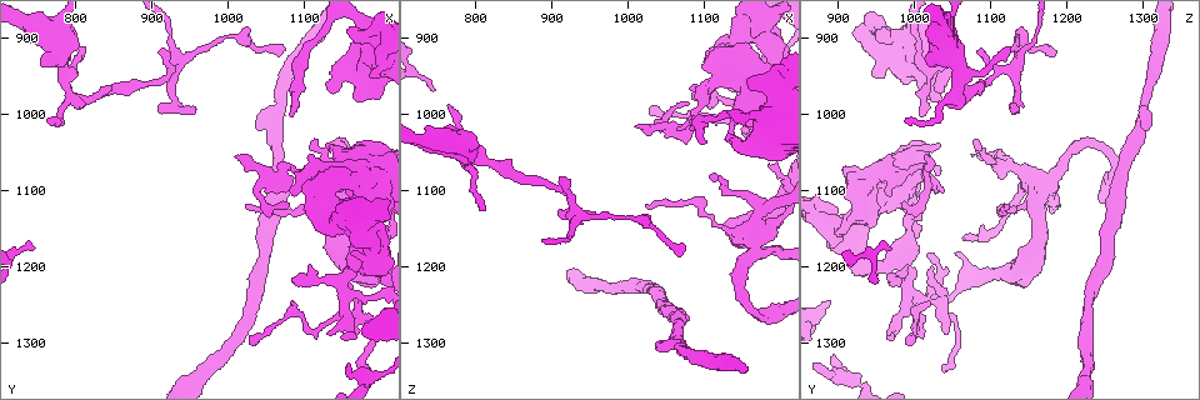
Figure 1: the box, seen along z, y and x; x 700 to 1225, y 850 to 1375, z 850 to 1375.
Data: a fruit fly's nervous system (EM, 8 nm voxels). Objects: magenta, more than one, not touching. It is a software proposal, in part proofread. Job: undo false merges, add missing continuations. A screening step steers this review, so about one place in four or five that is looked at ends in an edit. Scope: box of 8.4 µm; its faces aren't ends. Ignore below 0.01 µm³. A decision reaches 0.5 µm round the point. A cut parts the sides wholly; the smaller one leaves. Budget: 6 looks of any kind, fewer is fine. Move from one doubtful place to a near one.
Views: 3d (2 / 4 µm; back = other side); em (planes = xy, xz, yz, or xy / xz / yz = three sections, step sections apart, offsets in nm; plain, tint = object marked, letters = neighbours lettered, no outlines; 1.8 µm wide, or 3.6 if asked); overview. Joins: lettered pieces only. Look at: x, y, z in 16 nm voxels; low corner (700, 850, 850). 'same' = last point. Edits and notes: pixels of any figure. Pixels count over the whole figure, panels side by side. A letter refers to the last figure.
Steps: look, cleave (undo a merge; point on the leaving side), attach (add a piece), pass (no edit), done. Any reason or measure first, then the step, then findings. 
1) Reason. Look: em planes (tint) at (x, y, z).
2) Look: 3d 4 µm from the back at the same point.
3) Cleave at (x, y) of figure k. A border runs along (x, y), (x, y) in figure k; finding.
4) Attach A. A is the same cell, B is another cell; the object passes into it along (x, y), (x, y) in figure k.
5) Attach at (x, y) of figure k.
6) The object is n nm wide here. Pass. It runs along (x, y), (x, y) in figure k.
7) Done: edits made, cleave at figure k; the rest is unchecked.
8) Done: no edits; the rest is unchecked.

Abrupt turn. Look: em xy step 16 (tint) at (1135, 1145, 915).

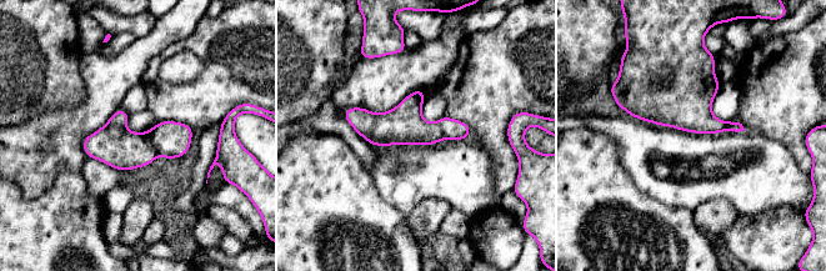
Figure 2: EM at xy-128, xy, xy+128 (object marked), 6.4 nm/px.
Look: em xz step 4 (letters) at the same point.

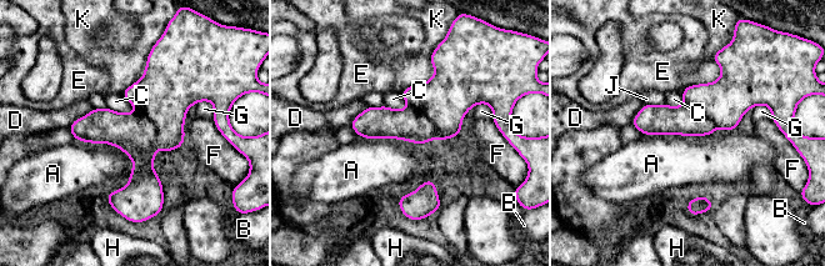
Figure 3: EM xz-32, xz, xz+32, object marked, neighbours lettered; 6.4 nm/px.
Pass. A, B, C, D, E, F, G, H, J and K are other cells; it runs along (149, 61), (143, 189), (124, 209) in figure 3; one neuron here.

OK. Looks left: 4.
Free end. Look: 3d 2 µm at (1185, 950, 950).

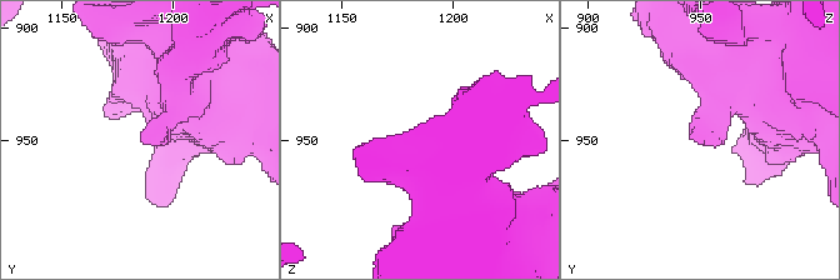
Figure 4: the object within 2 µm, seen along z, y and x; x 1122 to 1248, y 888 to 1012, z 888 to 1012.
Look: em 3.6 µm xy step 16 (tint) at (1186, 950, 948).

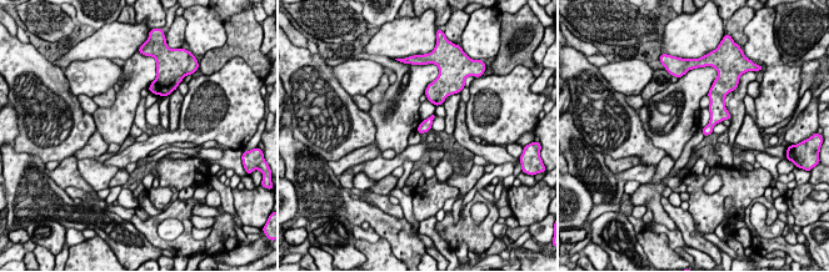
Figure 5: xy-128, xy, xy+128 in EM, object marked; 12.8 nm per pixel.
Look: em 3.6 µm planes (letters) at the same point.

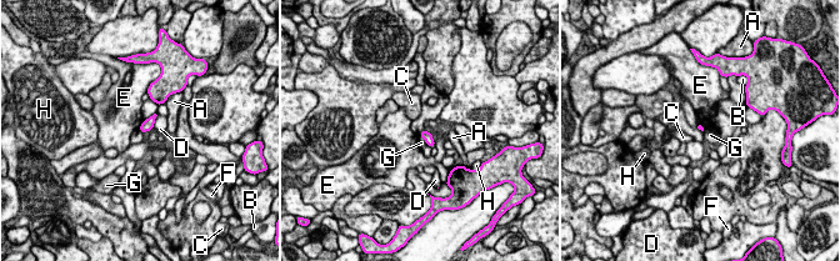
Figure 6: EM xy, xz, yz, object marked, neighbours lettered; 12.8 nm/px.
Pass. A, B, C, D, E, F, G and H are other cells; a border runs along (143, 123), (138, 128) in figure 6; none of them fits.

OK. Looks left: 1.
Done: no edits; the rest is unchecked.

